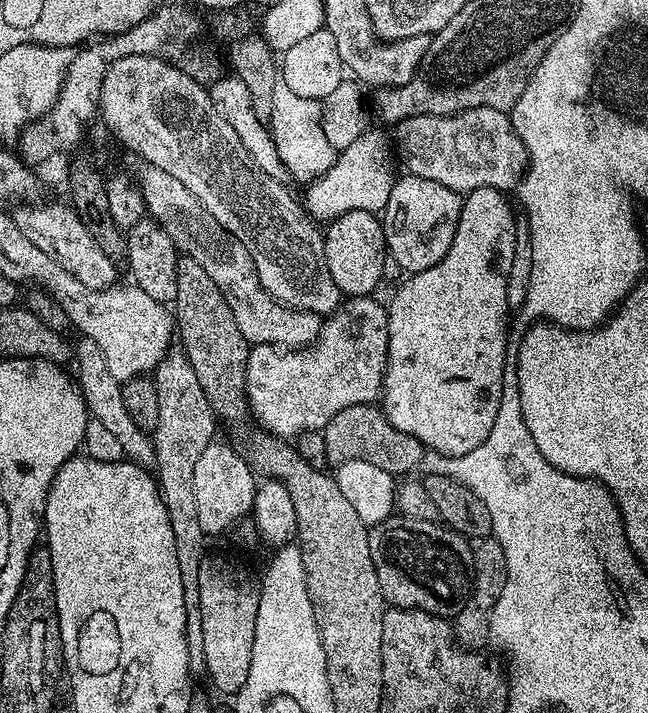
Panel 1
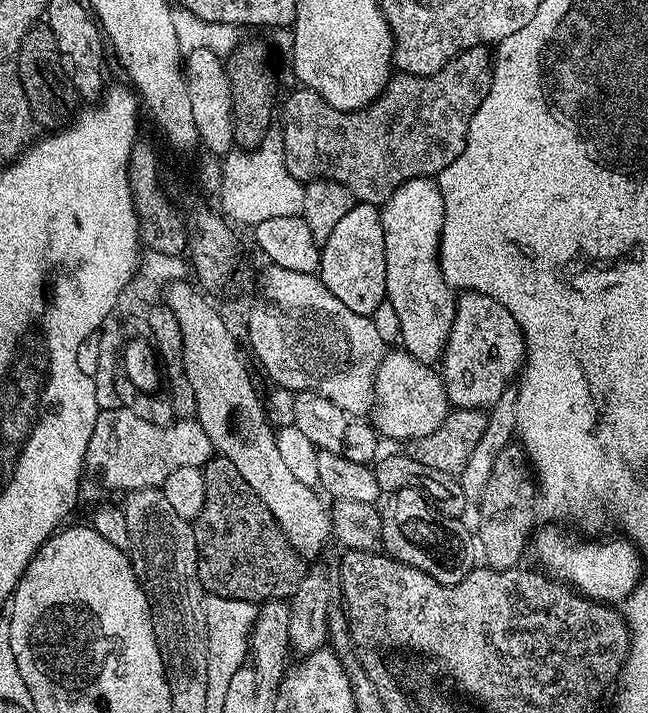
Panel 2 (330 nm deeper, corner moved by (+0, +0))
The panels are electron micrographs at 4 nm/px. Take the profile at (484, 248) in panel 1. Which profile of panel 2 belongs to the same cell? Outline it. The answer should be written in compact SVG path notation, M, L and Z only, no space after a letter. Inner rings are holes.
M465 291L456 302L456 317L444 347L443 364L444 389L453 409L490 409L526 364L524 335L514 314L486 294Z

